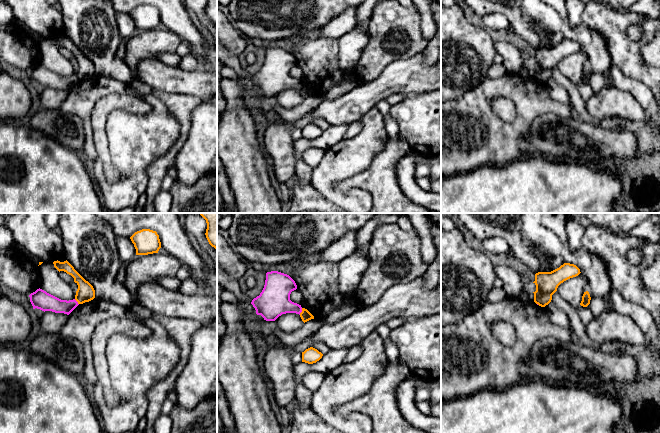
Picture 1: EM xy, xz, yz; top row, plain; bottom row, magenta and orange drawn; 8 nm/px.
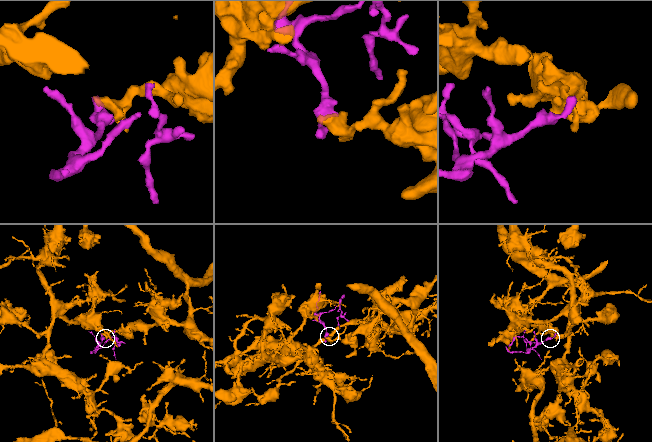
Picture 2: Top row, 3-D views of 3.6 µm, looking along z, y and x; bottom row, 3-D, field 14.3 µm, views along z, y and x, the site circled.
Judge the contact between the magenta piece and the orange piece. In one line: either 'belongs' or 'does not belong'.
does not belong

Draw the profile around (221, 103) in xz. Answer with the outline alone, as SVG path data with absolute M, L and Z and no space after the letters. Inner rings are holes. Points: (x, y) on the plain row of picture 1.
M217 58L217 112L222 113L226 108L226 101L221 90L221 68L224 66L222 61Z

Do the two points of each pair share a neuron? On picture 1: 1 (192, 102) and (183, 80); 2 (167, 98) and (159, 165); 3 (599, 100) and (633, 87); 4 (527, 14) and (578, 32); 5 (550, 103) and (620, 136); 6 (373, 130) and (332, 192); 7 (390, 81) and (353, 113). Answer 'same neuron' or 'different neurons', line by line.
1: different neurons
2: same neuron
3: different neurons
4: same neuron
5: different neurons
6: same neuron
7: same neuron

